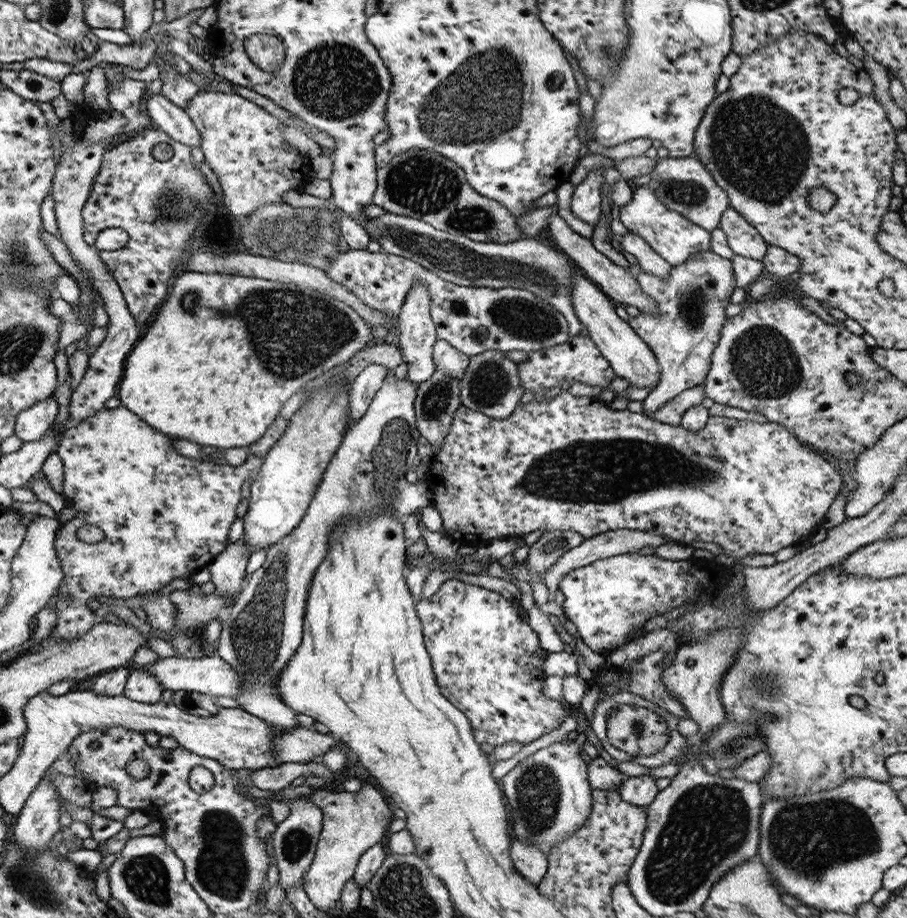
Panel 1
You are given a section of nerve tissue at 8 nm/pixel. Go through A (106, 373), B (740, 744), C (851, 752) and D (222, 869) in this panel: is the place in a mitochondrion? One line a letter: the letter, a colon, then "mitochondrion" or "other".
A: other
B: mitochondrion
C: other
D: mitochondrion

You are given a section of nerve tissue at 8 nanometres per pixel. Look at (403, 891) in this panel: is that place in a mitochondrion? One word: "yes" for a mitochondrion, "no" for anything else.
yes

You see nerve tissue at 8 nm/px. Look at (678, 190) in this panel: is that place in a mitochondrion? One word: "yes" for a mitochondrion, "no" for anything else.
yes

